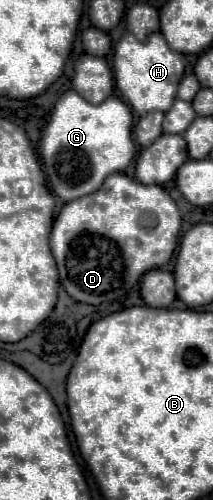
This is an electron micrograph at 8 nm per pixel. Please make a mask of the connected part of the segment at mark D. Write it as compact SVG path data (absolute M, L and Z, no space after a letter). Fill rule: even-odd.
M113 173L105 179L103 187L99 191L95 191L93 195L85 195L81 199L67 203L53 223L51 251L57 261L61 285L75 301L81 301L81 303L99 305L105 301L115 301L115 299L123 297L139 281L139 277L143 273L147 273L155 267L163 267L171 259L171 255L177 247L179 229L181 229L179 209L163 187L141 185L135 179L127 177L125 173ZM141 217L149 217L155 223L155 227L143 229L139 225Z

